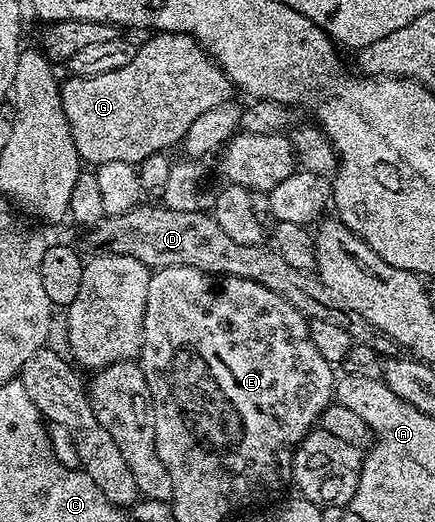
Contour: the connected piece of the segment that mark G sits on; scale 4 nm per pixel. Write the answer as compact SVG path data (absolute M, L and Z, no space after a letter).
M159 32L150 35L148 38L150 40L142 48L140 45L134 51L131 62L127 62L127 66L112 68L103 74L95 74L94 76L70 75L68 77L69 80L62 79L60 81L63 114L67 118L69 129L73 135L75 150L79 153L86 165L96 166L98 164L106 164L107 162L127 162L128 164L139 166L149 156L156 156L169 150L165 148L171 147L172 144L180 145L184 141L187 130L191 130L191 122L195 122L195 118L199 118L199 114L203 114L207 110L211 110L214 106L219 106L224 100L230 99L231 85L229 79L223 74L221 67L201 49L201 45L198 44L195 38L191 38L187 34L179 34L178 32Z

